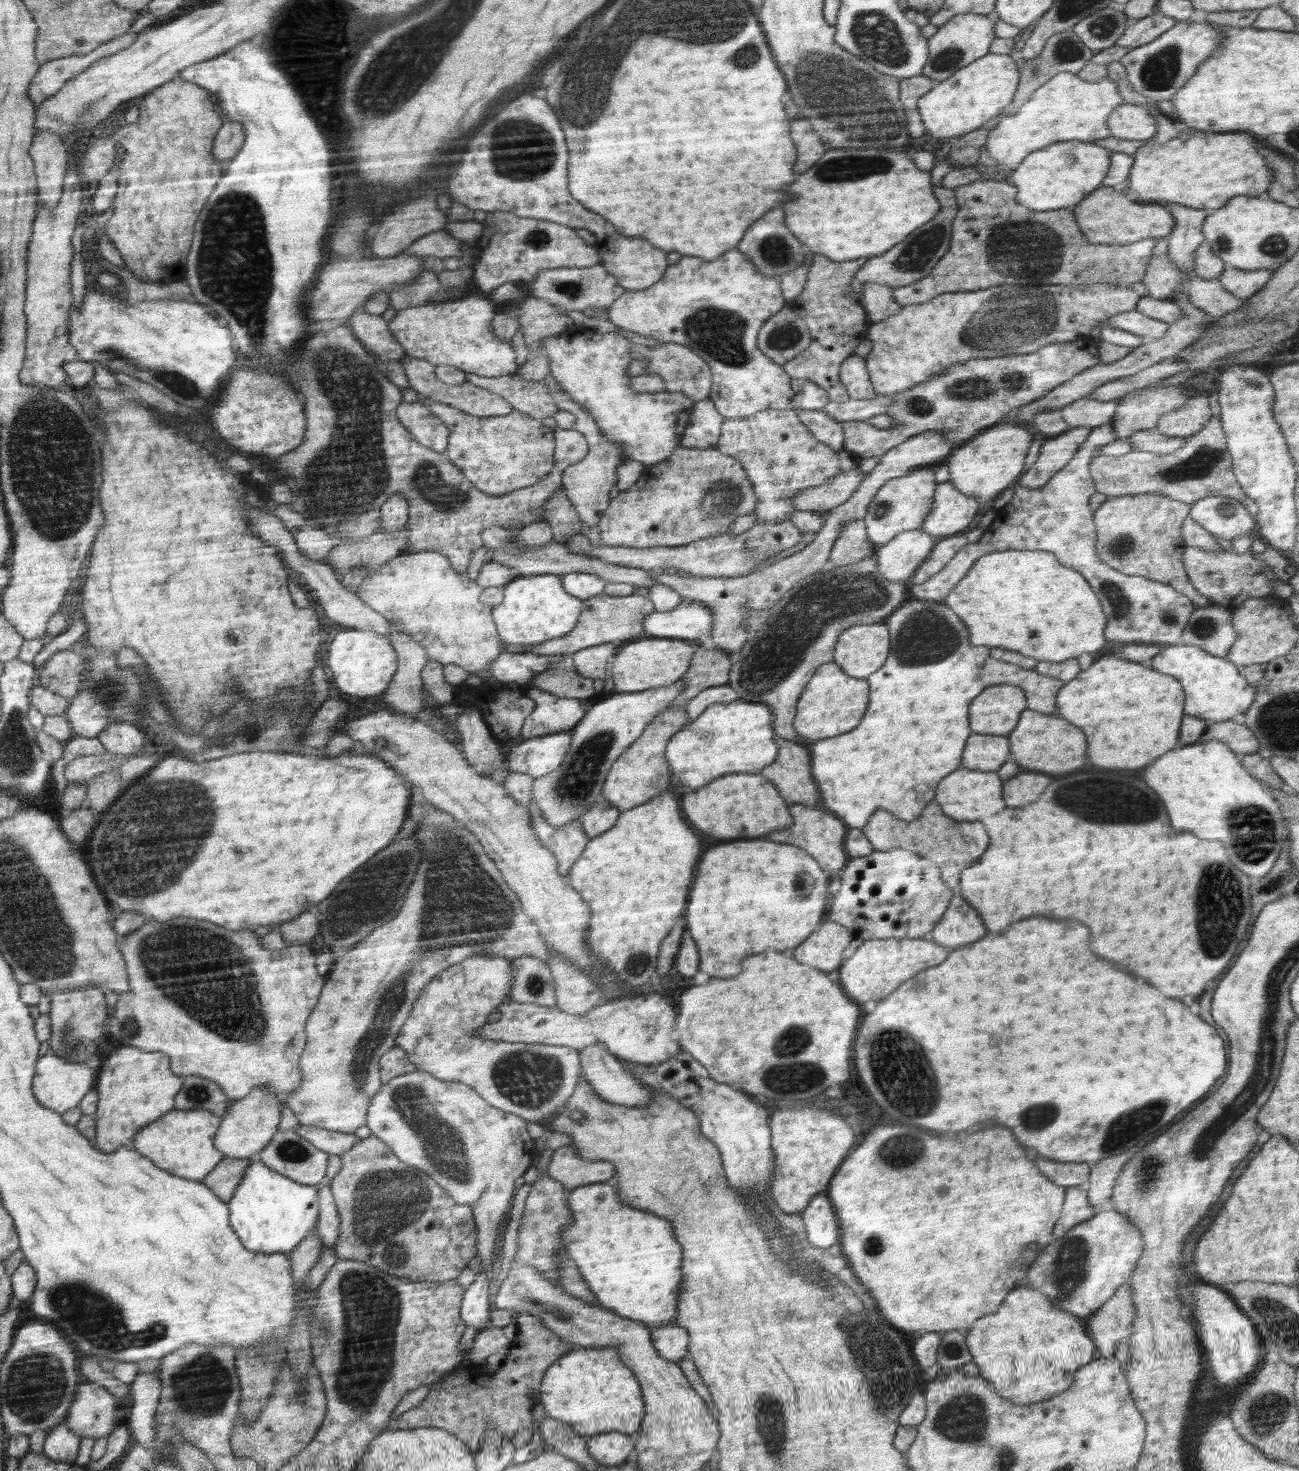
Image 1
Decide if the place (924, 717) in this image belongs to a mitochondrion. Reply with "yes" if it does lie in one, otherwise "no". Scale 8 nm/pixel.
no

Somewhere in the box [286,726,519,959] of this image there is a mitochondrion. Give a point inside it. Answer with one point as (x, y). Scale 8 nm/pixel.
(373, 892)

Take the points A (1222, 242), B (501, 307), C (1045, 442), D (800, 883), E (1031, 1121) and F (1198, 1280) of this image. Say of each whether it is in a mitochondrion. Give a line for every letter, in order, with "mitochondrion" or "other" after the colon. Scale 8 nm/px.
A: mitochondrion
B: other
C: other
D: mitochondrion
E: mitochondrion
F: other

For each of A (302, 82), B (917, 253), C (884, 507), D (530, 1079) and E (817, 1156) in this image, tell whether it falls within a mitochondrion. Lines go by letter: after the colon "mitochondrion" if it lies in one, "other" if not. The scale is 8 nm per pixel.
A: other
B: mitochondrion
C: mitochondrion
D: mitochondrion
E: other

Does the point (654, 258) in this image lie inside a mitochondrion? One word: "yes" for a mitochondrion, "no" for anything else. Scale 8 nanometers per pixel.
no

